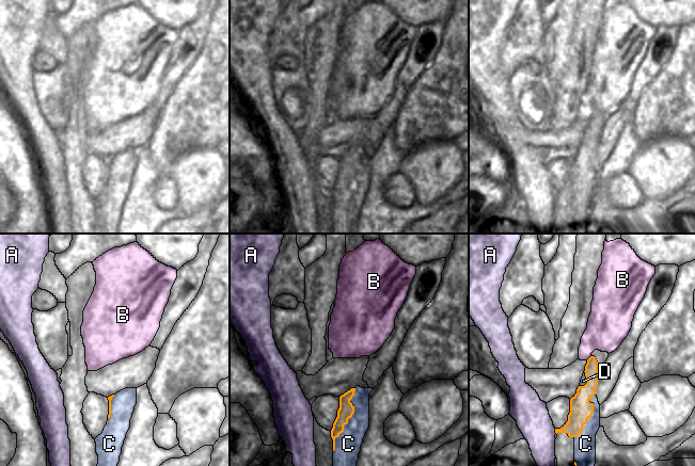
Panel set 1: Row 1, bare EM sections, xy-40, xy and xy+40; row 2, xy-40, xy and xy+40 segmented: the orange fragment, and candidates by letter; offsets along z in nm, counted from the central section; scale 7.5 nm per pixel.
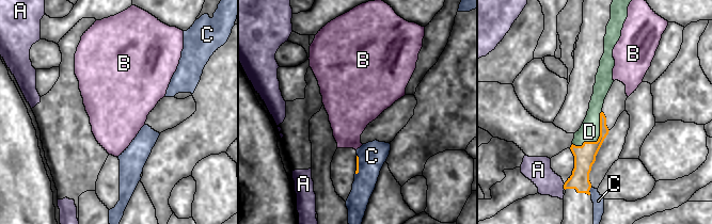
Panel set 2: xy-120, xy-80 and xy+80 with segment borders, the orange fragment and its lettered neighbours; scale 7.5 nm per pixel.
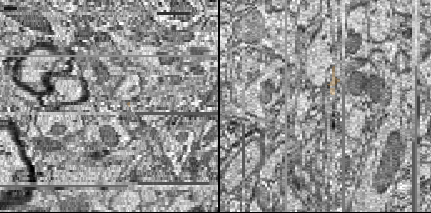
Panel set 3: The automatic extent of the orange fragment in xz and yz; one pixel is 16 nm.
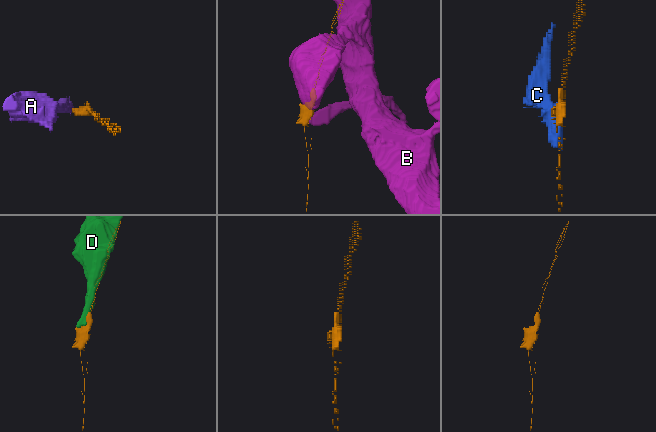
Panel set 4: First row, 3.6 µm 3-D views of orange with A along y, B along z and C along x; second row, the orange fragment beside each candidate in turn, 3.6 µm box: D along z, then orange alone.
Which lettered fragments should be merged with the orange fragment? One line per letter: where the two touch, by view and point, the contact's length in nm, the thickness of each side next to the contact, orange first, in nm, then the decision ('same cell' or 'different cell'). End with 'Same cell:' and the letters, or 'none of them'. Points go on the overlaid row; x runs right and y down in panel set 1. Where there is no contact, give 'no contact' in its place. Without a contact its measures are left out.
A: meets orange in xy+40 at (555, 431); contact 40 nm long; 170 nm thick on the orange side, 260 nm on the other; different cell
B: meets orange in xy+40 at (589, 357); contact 50 nm long; 110 nm thick on the orange side, 300 nm on the other; different cell
C: meets orange in xy at (348, 418); contact 500 nm long; 120 nm thick on the orange side, 190 nm on the other; different cell
D: meets orange in xy+40 at (587, 380); contact 120 nm long; 170 nm thick on the orange side, 50 nm on the other; same cell
Same cell: D

